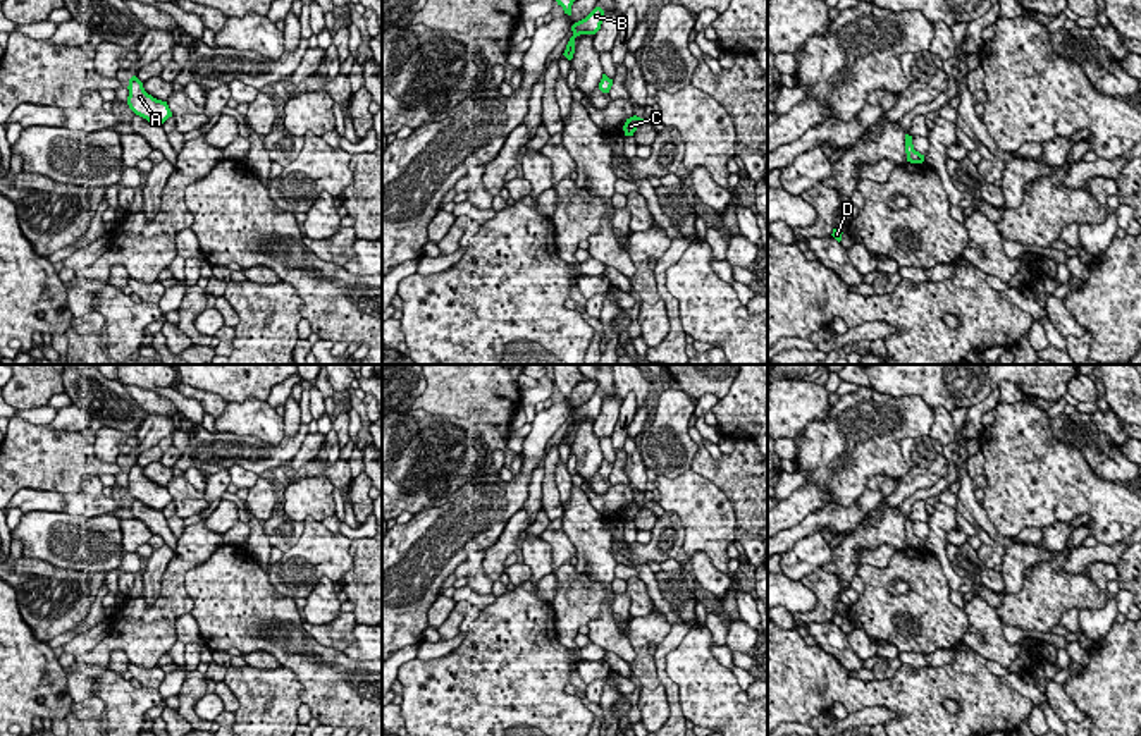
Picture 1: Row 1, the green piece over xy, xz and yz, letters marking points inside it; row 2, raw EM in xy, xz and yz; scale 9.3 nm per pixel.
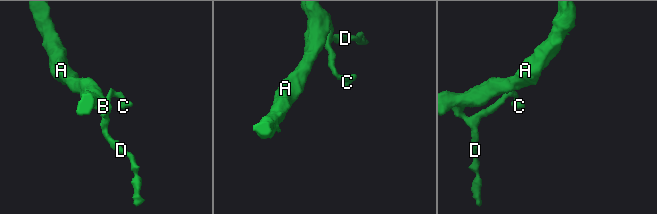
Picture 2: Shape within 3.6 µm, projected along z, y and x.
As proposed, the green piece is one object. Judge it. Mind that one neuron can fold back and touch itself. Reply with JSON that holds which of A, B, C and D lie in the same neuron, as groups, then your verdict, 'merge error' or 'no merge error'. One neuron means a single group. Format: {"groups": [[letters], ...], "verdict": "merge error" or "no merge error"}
{"groups": [["A", "B", "C", "D"]], "verdict": "no merge error"}

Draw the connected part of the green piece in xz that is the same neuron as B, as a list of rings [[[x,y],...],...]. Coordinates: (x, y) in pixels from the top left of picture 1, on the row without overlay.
[[[595,392],[585,404],[571,411],[573,421],[570,423],[563,439],[568,445],[571,445],[575,439],[575,423],[580,420],[595,420],[601,414],[602,401],[604,396],[601,392]]]

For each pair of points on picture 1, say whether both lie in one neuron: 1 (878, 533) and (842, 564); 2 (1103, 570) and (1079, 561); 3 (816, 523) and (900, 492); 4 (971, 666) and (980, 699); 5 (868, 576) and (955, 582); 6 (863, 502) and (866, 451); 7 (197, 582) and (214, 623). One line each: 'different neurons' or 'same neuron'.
1: same neuron
2: different neurons
3: different neurons
4: same neuron
5: different neurons
6: different neurons
7: same neuron

